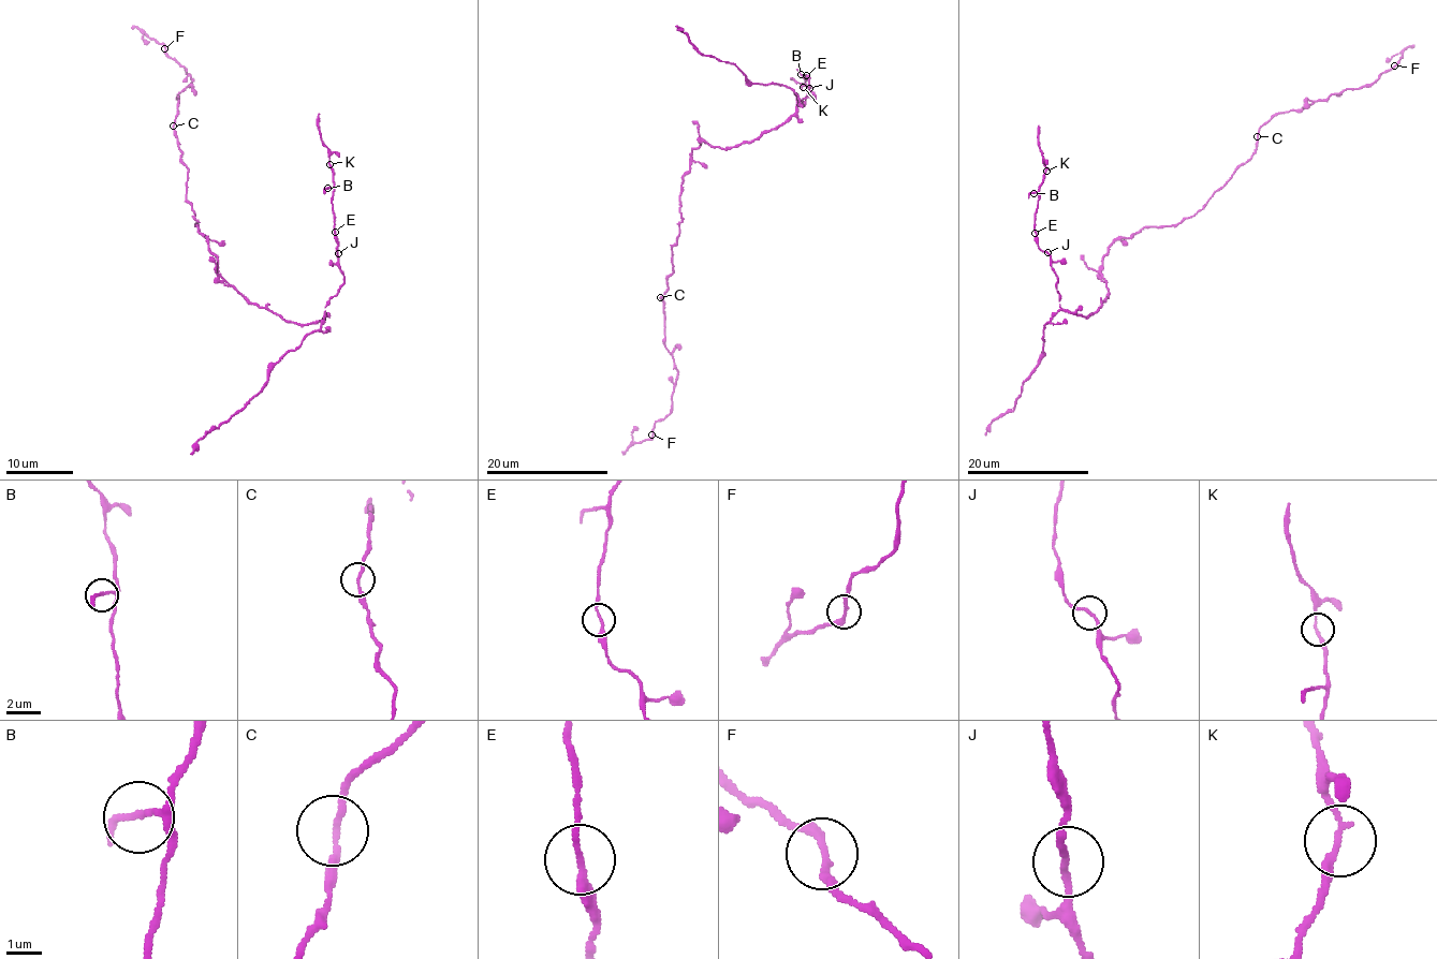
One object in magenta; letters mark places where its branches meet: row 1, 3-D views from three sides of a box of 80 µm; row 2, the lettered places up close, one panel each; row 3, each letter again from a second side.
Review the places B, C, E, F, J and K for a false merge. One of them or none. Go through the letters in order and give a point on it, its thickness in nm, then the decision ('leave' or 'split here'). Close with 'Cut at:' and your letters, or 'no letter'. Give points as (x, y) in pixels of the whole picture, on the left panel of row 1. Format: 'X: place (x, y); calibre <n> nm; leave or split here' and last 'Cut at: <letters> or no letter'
B: place (327, 188); calibre 150 nm; leave
C: place (173, 126); calibre 170 nm; leave
E: place (335, 232); calibre 170 nm; leave
F: place (164, 48); calibre 180 nm; leave
J: place (338, 253); calibre 170 nm; leave
K: place (330, 164); calibre 170 nm; leave
Cut at: no letter

